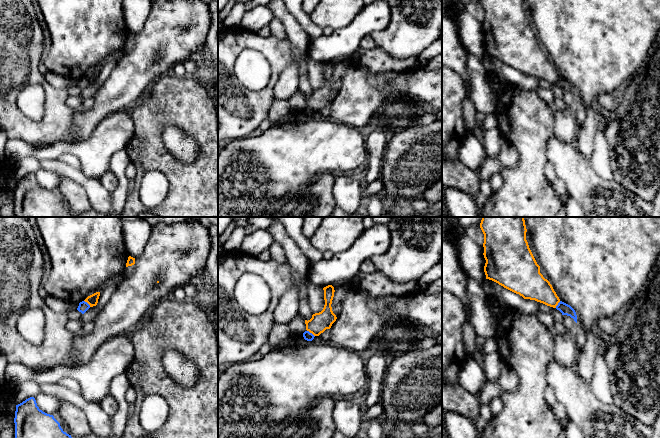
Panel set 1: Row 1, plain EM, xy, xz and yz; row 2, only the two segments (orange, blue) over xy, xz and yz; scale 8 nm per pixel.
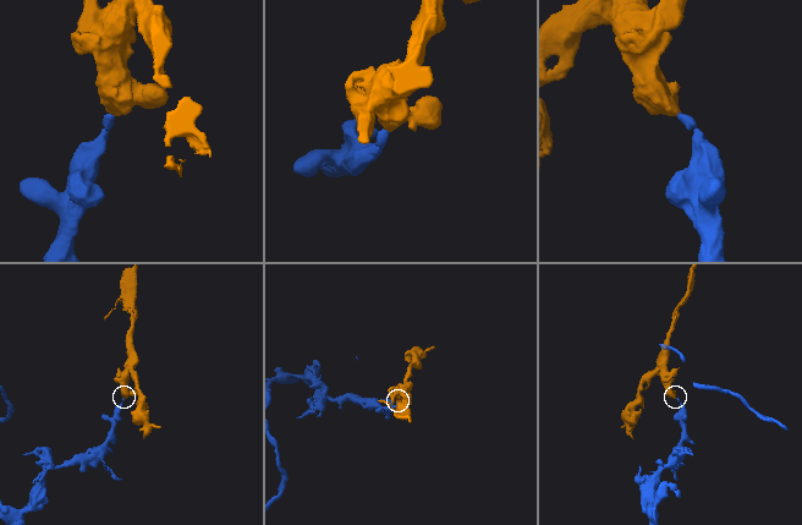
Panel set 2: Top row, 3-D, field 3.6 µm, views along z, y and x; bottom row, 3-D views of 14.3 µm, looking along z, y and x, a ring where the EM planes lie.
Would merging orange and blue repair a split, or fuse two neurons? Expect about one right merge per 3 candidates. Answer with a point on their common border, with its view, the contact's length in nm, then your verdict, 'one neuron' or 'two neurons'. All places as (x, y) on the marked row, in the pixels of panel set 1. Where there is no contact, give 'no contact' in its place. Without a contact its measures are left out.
xz (311, 332) | 80 nm | two neurons

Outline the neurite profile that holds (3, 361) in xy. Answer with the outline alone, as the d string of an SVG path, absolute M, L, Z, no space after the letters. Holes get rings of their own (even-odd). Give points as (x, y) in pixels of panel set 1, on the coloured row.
M0 353L0 389L5 385L5 370L7 364L6 357Z

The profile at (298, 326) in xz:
M299 314L292 320L290 328L293 334L303 334L305 331L307 331L305 319Z

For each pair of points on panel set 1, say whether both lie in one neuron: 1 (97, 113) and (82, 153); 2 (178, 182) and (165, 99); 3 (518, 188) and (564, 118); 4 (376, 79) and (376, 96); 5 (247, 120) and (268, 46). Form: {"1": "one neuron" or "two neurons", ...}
{"1": "two neurons", "2": "one neuron", "3": "two neurons", "4": "two neurons", "5": "one neuron"}

